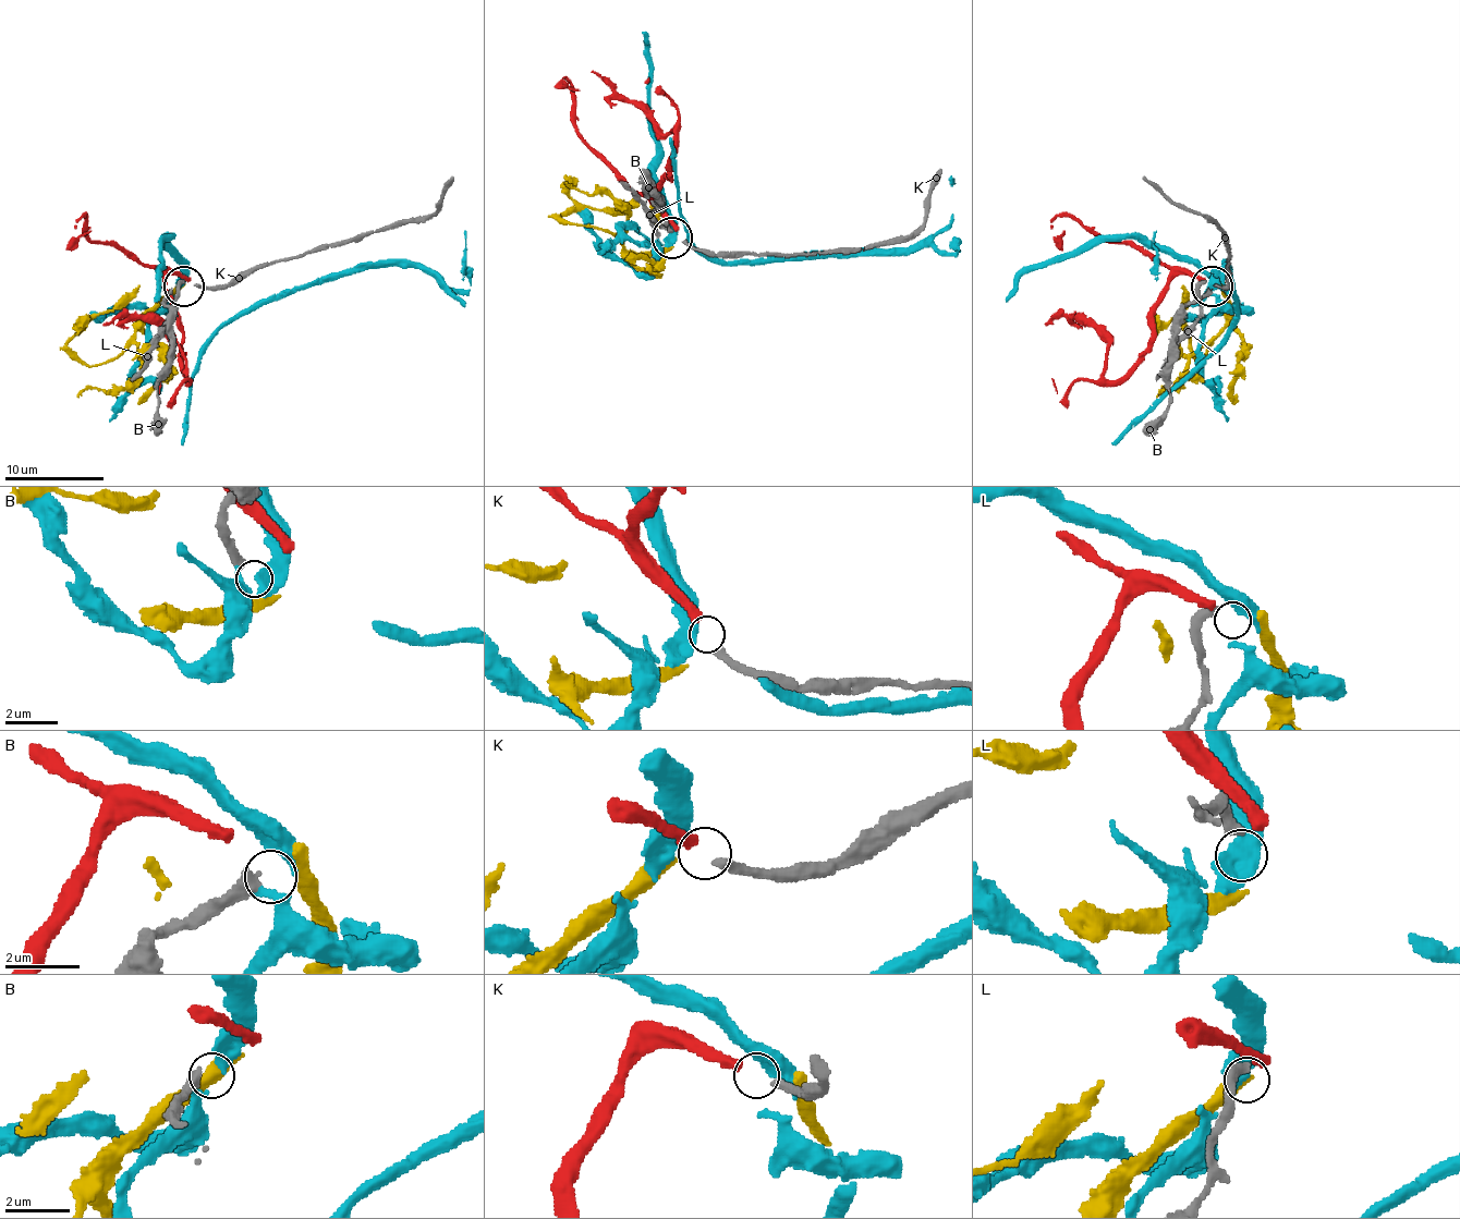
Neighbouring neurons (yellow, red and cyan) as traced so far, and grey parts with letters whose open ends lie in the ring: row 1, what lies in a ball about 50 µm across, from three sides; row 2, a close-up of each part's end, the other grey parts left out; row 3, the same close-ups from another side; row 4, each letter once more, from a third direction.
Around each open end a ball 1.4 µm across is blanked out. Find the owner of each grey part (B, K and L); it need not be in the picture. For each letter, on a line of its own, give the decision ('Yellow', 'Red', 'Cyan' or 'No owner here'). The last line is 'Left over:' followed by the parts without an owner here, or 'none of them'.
B: Cyan
K: Red
L: No owner here
Left over: L

